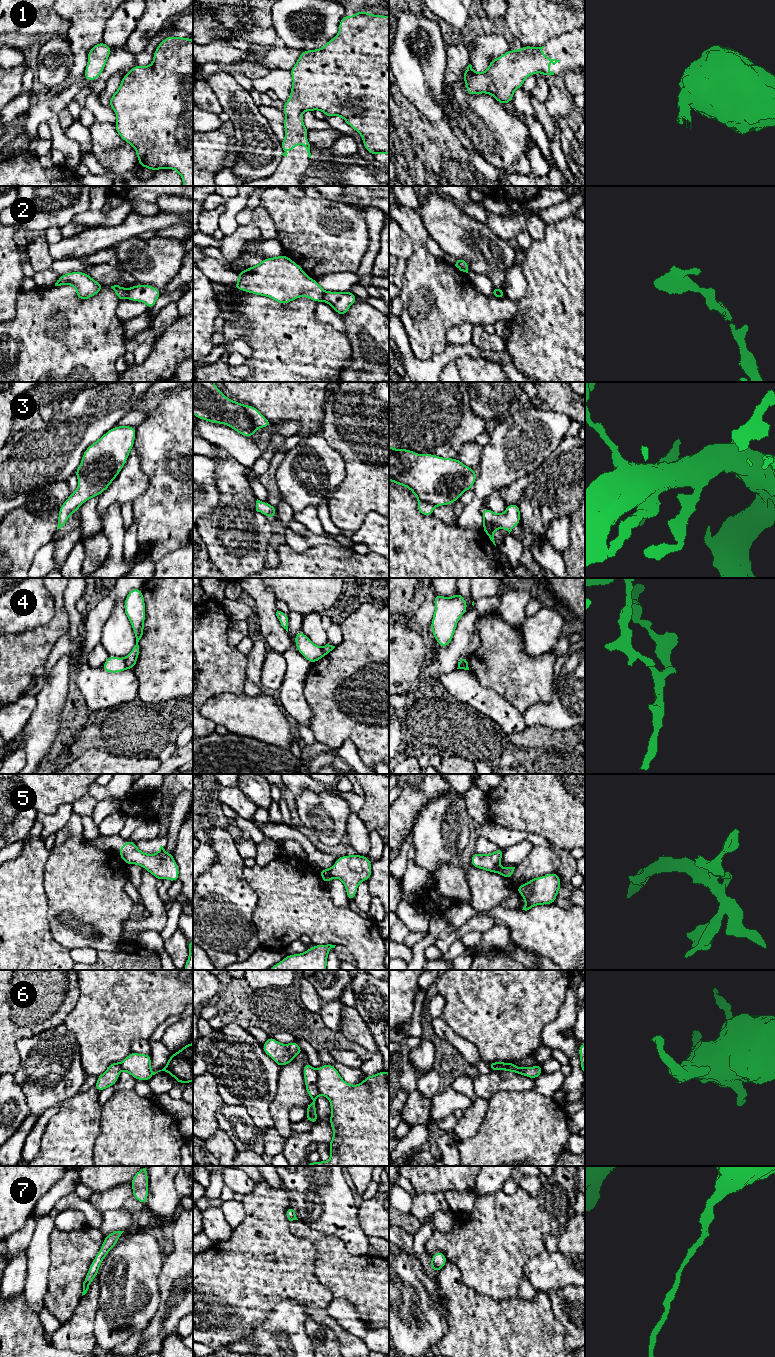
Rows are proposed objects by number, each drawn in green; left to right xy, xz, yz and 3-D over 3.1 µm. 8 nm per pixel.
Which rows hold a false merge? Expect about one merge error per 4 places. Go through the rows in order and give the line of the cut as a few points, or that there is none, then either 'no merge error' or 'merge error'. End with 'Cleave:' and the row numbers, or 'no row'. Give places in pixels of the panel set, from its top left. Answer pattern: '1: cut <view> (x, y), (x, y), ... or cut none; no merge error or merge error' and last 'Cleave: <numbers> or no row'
1: cut none; no merge error
2: cut xz (326, 292), (322, 300); merge error
3: cut none; no merge error
4: cut xy (123, 658), (127, 668); merge error
5: cut none; no merge error
6: cut xz (316, 1070), (317, 1090), (320, 1094); merge error
7: cut none; no merge error
Cleave: 2, 4, 6

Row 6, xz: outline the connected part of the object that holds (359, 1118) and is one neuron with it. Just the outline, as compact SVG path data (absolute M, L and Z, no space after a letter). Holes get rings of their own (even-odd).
M324 1064L317 1069L318 1081L317 1087L320 1095L327 1097L330 1101L331 1116L330 1125L333 1129L333 1138L328 1144L330 1149L330 1159L326 1162L308 1162L307 1166L389 1166L389 1073L381 1071L373 1076L366 1076L364 1081L357 1085L351 1085L345 1082L337 1069L332 1064Z

